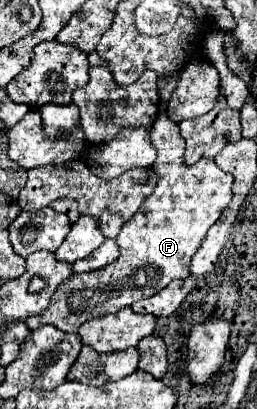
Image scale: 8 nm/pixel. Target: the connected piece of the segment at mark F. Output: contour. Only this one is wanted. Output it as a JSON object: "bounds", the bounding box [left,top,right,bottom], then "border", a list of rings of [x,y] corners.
{"bounds":[26,111,232,333],"border":[[[164,111],[156,117],[150,129],[150,139],[158,151],[154,163],[158,183],[152,195],[118,233],[118,261],[90,273],[70,275],[58,287],[56,295],[52,295],[48,309],[42,315],[26,319],[30,329],[50,323],[72,333],[78,331],[78,327],[90,317],[102,317],[122,307],[130,307],[134,301],[156,295],[170,281],[190,277],[188,265],[196,249],[232,199],[232,175],[224,173],[214,159],[200,159],[196,165],[188,167],[184,163],[184,139],[178,125],[164,117]]]}

